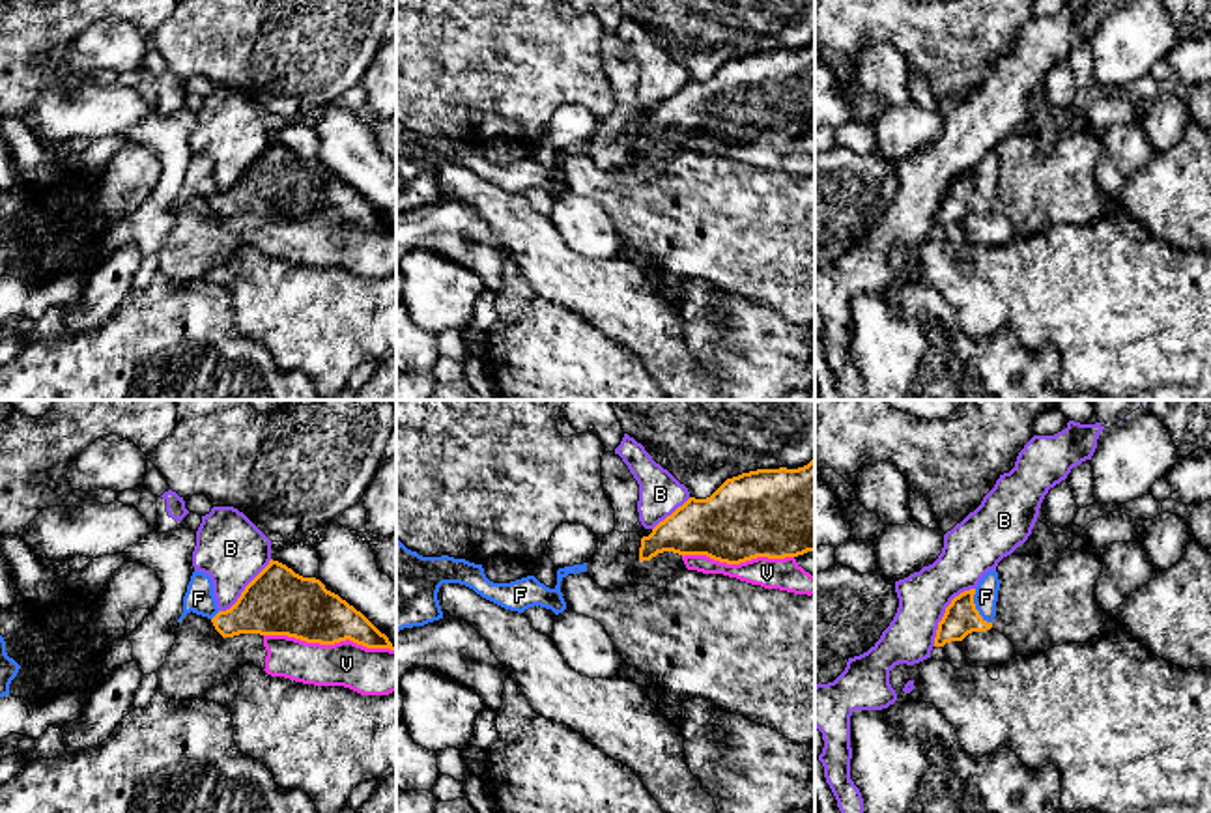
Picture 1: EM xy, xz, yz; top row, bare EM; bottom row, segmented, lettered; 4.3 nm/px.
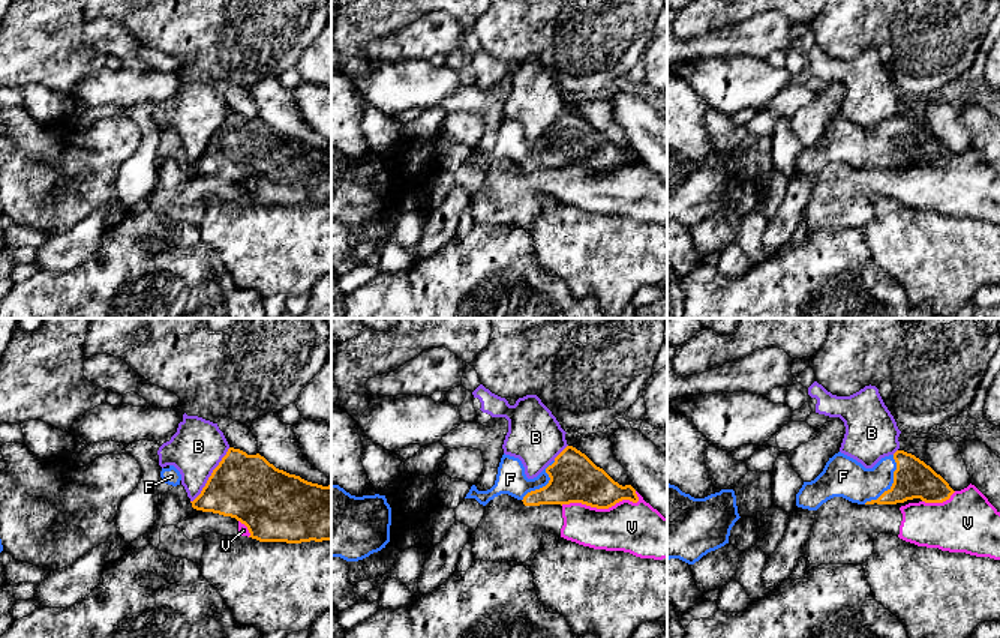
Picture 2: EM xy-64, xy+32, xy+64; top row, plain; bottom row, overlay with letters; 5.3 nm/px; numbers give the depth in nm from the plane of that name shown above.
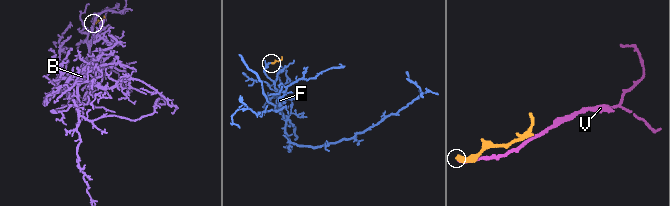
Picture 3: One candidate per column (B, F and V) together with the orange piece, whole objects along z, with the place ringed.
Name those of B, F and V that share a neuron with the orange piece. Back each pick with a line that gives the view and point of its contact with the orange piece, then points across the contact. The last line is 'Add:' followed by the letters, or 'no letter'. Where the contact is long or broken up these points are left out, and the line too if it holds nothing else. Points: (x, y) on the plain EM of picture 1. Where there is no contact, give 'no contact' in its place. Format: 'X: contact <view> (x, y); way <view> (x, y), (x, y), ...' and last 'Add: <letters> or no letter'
F: contact yz (974, 189); way yz (961, 199), (974, 189), (985, 178)
Add: F

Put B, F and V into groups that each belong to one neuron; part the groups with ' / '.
B / F / V

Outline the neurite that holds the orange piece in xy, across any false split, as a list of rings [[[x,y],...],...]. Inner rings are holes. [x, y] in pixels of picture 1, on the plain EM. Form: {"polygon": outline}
{"polygon": [[[273,140],[226,193],[217,189],[211,159],[194,151],[178,204],[191,193],[207,198],[222,219],[288,217],[320,226],[349,221],[366,230],[394,232],[385,215],[320,161],[303,159]]]}

